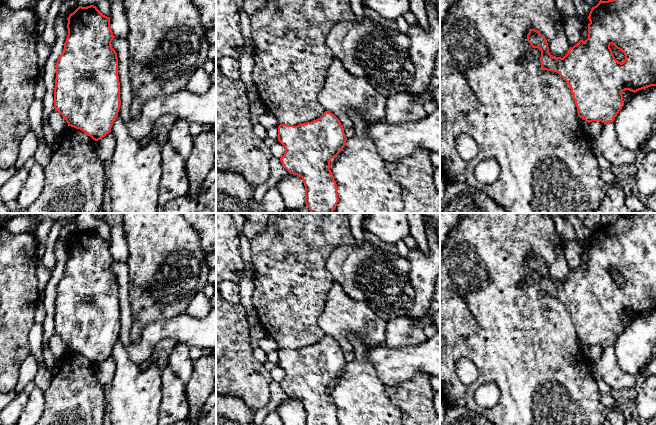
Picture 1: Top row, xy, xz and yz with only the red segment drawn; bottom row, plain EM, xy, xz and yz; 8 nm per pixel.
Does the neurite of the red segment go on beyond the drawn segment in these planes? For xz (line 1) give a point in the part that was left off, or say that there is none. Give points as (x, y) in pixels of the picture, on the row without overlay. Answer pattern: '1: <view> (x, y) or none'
1: none

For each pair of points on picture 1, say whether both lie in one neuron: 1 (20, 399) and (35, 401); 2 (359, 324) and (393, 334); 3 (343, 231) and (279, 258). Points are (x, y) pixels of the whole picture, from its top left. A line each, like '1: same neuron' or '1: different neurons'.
1: different neurons
2: different neurons
3: same neuron

